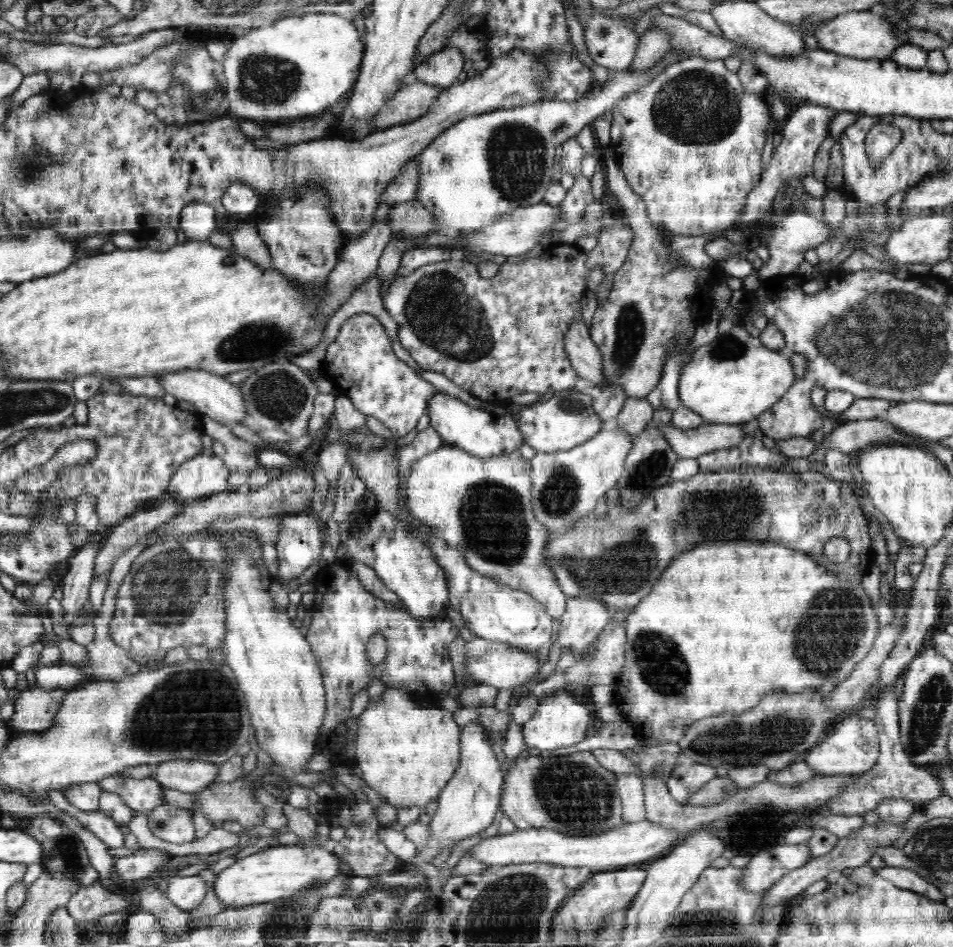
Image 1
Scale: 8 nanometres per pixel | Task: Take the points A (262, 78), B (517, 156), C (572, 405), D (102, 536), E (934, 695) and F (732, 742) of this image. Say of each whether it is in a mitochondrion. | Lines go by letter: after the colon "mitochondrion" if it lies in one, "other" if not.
A: mitochondrion
B: mitochondrion
C: mitochondrion
D: other
E: mitochondrion
F: mitochondrion

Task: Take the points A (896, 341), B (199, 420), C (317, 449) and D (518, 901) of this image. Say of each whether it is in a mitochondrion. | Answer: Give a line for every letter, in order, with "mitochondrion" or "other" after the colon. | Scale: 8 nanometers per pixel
A: mitochondrion
B: other
C: other
D: mitochondrion

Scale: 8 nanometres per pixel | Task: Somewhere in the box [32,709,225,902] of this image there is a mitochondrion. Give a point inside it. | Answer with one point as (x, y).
(66, 851)

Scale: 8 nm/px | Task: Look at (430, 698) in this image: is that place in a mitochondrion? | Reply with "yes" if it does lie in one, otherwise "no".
no

